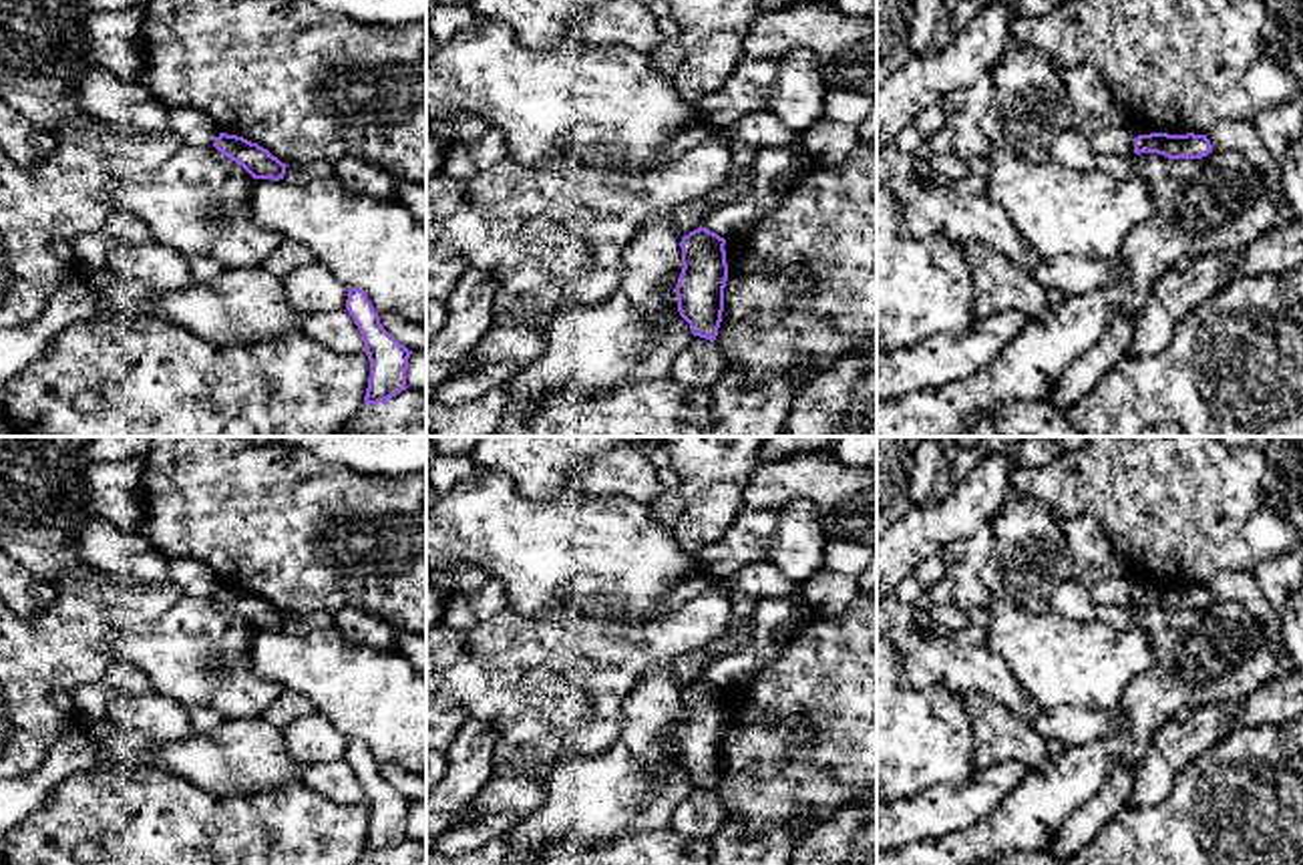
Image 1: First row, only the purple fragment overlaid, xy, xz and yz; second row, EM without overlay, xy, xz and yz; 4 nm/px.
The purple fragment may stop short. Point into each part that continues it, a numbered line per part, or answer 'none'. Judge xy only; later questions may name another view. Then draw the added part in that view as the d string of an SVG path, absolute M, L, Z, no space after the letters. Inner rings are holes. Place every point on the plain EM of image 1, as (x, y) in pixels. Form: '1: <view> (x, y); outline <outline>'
none

